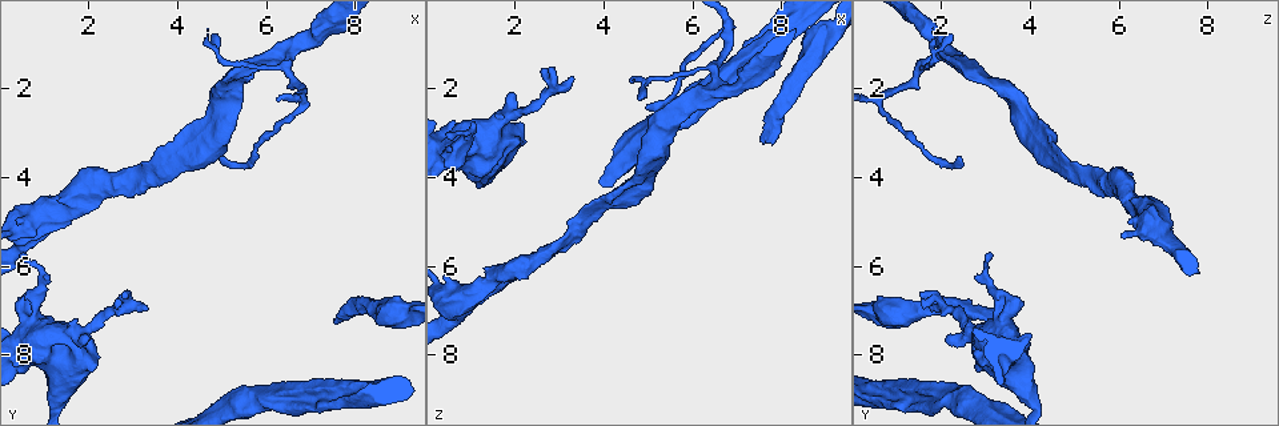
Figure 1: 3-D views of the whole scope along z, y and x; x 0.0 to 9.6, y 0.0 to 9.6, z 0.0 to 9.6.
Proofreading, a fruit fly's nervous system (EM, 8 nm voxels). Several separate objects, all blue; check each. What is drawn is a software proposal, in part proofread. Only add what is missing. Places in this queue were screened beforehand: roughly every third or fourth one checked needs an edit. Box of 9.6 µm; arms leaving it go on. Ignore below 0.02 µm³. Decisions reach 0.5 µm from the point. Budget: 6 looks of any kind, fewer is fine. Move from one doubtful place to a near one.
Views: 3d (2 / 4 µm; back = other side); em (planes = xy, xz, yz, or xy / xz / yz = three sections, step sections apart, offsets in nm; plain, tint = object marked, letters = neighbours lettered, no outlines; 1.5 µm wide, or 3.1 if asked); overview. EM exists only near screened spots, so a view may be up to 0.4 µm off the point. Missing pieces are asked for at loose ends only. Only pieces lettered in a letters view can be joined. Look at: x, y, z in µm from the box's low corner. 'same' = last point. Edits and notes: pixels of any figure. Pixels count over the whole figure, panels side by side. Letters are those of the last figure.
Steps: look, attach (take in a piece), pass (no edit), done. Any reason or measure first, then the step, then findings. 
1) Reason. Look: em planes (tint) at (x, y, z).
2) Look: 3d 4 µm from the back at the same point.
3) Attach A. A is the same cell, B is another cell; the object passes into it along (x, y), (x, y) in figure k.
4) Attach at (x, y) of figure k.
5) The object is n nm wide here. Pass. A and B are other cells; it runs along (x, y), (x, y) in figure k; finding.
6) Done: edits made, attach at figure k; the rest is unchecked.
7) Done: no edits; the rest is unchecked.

End of a long branch. Look: em xy step 8 (tint) at (7.60, 7.25, 3.30).

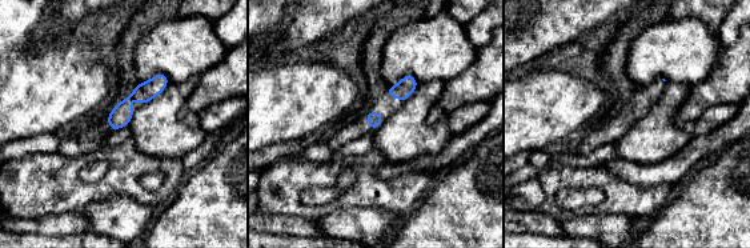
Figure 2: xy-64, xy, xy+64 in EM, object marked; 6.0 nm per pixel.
Cut it another way. Look: em planes (letters) at the same point.

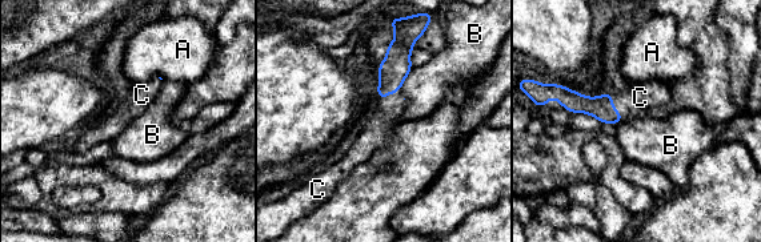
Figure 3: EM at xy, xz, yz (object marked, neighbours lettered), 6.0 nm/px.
The longest contact is with C, 180 nm. Attach C. C is the same cell, A and B are other cells; the object passes into it along (601, 108), (613, 107), (640, 97) in figure 3; the neuron continues.

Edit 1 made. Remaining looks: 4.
Look: overview.

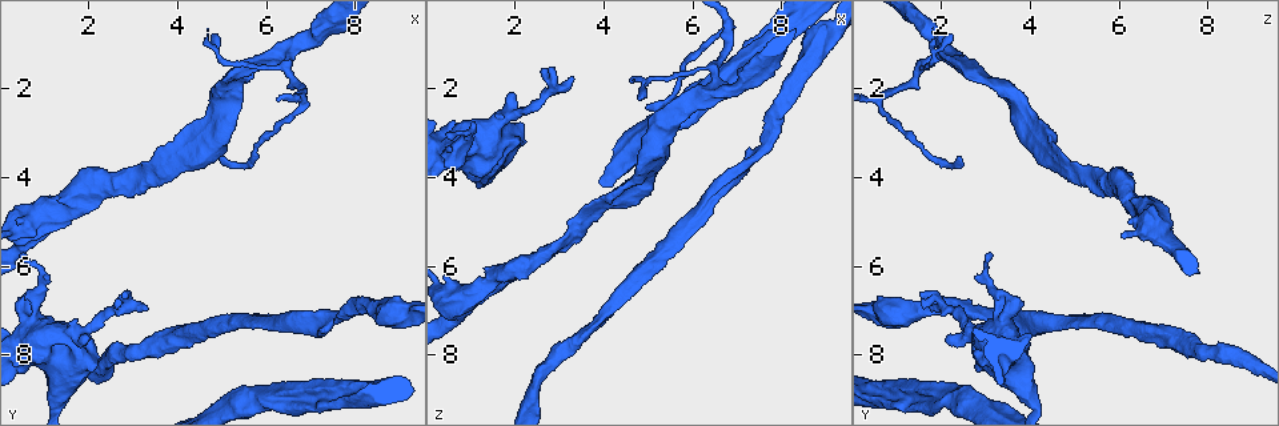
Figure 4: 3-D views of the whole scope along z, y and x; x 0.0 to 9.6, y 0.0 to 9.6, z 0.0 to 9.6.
Thin end. Look: 3d 2 µm at (4.90, 3.50, 2.45).

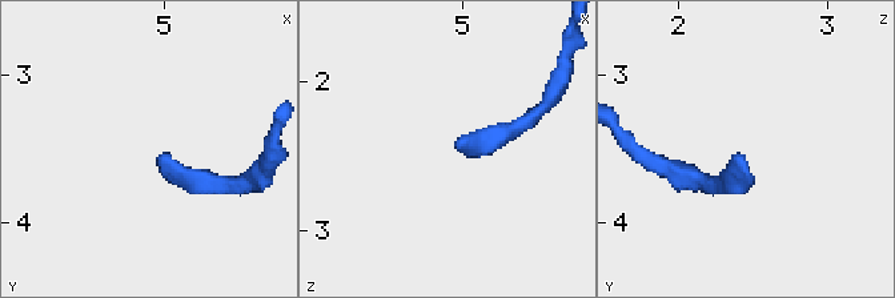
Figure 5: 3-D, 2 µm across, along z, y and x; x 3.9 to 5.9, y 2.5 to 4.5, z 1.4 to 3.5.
Now the EM. Look: em xy step 4 (tint) at (4.98, 3.54, 2.40).

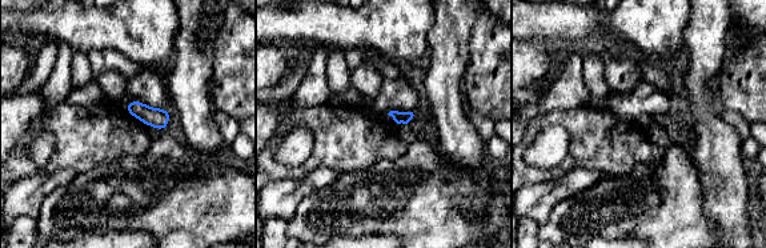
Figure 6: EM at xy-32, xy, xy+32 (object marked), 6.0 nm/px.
Cut it another way. Look: em planes (letters) at the same point.

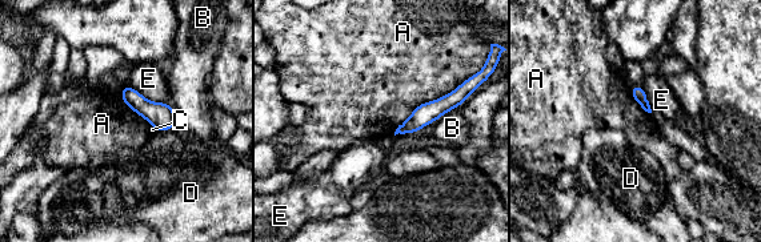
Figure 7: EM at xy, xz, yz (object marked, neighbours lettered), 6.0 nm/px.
Pass. A, B, C, D and E are other cells; it runs along (451, 96), (440, 107), (401, 129) in figure 7; no lettered piece goes on from it.

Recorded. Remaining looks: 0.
Done: edits made, attach at figure 3; the rest is unchecked.

